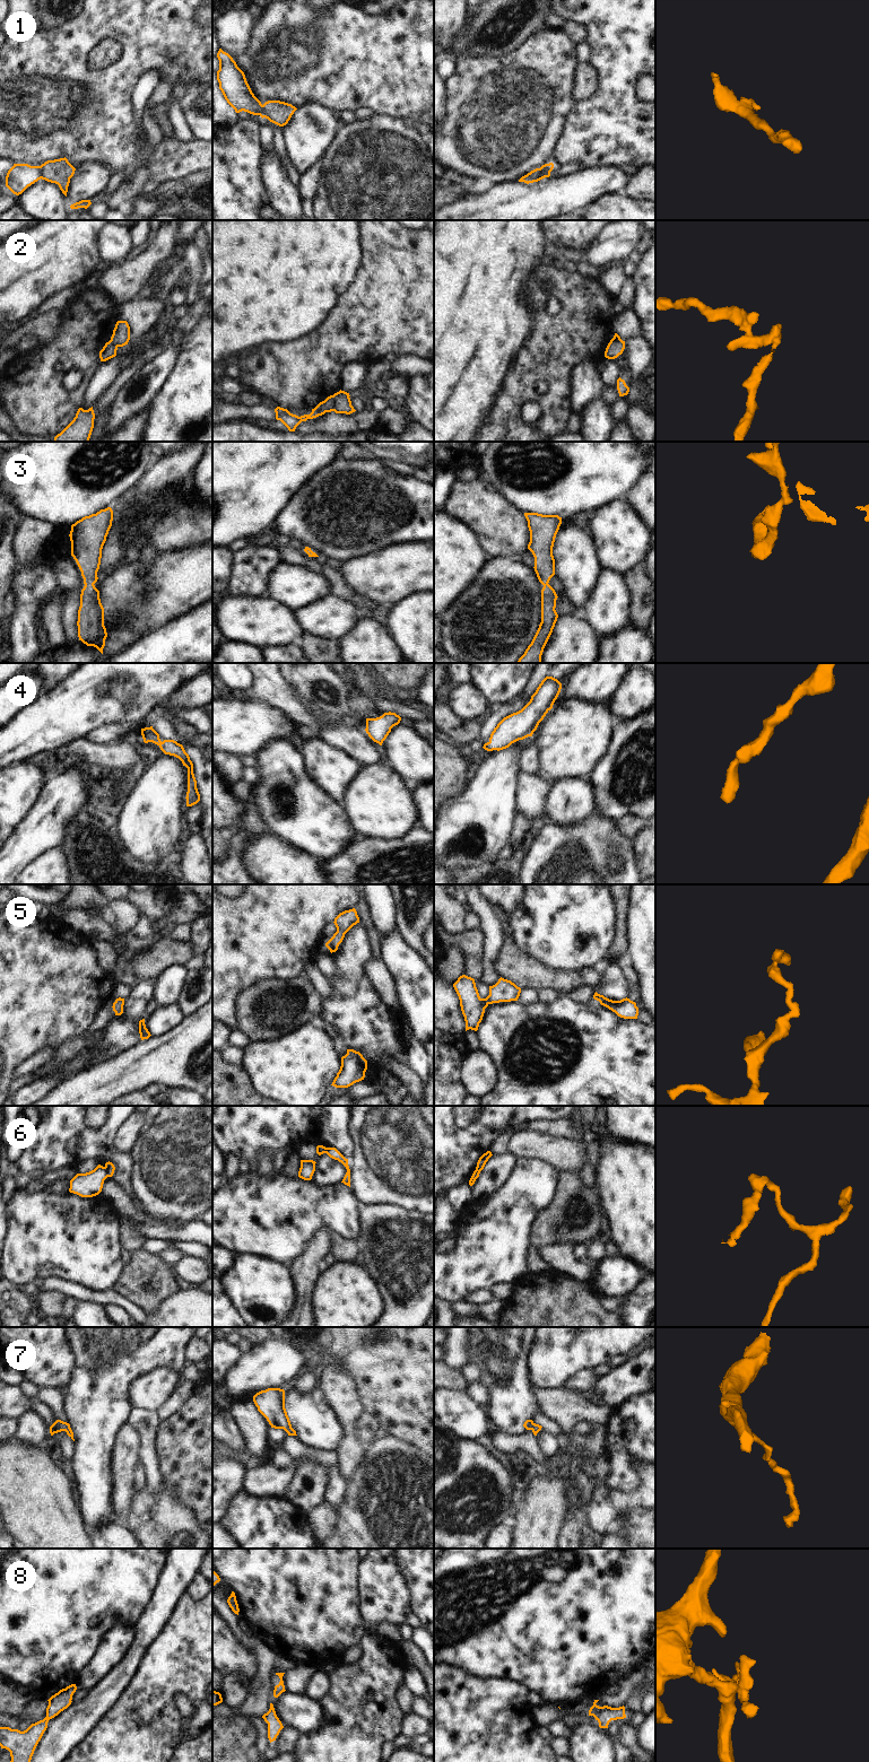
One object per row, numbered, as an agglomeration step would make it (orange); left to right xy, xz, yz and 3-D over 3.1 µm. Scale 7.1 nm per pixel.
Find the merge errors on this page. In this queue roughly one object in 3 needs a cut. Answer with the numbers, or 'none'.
1, 2, 6

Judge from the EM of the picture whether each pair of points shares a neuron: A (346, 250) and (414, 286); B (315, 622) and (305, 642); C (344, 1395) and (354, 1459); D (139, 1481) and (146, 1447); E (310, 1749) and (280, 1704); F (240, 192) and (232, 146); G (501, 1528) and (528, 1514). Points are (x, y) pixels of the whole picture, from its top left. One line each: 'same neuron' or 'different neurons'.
A: different neurons
B: different neurons
C: same neuron
D: different neurons
E: different neurons
F: same neuron
G: different neurons

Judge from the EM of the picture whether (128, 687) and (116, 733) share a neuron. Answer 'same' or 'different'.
different

